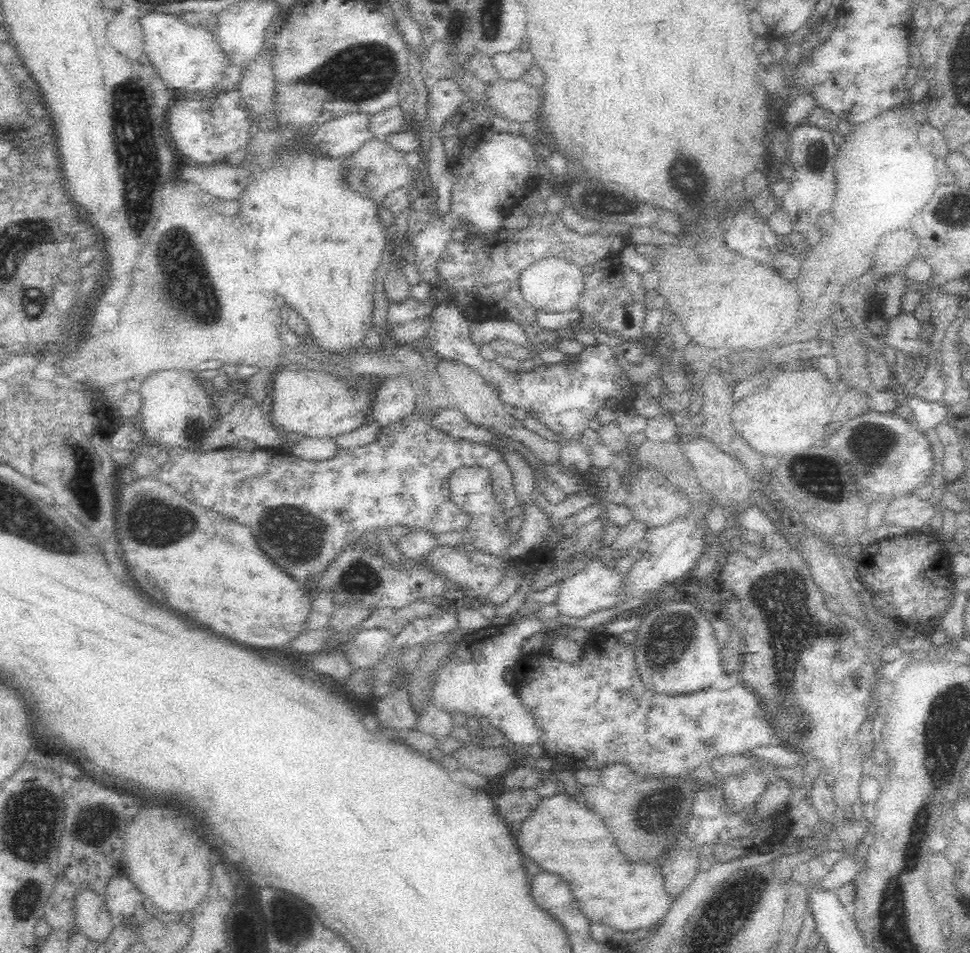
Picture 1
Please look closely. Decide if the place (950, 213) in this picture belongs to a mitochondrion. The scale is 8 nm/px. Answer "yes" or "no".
yes

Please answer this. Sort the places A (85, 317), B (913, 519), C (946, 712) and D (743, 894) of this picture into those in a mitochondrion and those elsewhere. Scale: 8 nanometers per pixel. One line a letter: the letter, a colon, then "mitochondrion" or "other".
A: other
B: other
C: mitochondrion
D: mitochondrion

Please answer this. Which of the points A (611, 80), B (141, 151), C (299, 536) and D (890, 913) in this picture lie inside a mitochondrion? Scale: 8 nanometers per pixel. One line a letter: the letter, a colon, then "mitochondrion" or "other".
A: other
B: mitochondrion
C: mitochondrion
D: mitochondrion

